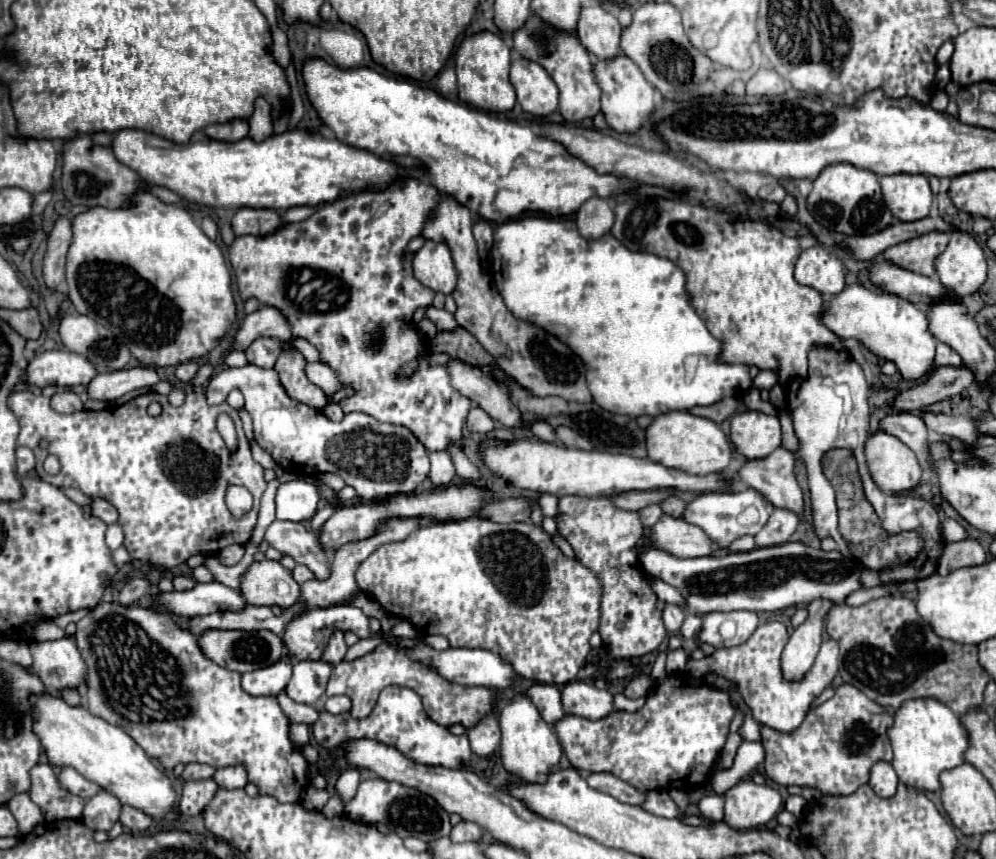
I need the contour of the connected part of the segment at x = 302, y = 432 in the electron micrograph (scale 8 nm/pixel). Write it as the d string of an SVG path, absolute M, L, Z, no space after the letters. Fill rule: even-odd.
M253 364L221 370L207 386L209 404L221 400L221 388L237 388L243 392L245 410L253 418L257 444L287 472L297 476L319 472L339 474L365 502L387 500L395 494L411 494L429 476L429 454L411 430L383 424L361 412L347 414L341 422L333 422L321 410L291 400L275 370L265 370ZM285 410L289 416L285 416Z

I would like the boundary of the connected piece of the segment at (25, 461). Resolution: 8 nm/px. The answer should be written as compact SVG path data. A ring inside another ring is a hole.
M17 448L17 474L27 476L29 470L35 468L35 456L29 448Z

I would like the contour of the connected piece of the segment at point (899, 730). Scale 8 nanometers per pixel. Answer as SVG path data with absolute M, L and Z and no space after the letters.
M933 698L905 702L895 712L895 724L887 730L887 736L893 748L891 764L899 780L911 788L929 792L941 788L939 774L943 770L953 770L965 762L965 752L969 748L969 732L965 730L961 718Z

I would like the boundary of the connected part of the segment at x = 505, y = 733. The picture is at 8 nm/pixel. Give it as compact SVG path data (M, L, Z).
M521 698L517 702L507 702L499 710L499 726L501 726L501 760L507 772L521 778L529 784L547 782L549 774L559 768L559 760L563 756L559 738L551 730L551 726L541 718L537 708L529 698Z

